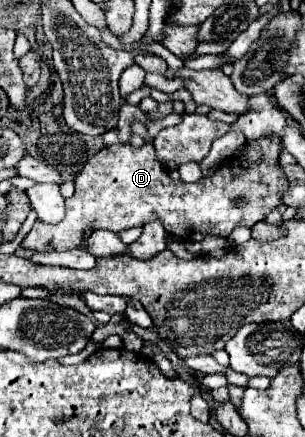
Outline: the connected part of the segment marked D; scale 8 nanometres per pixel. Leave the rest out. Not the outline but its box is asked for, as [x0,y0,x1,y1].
[20,135,288,251]

